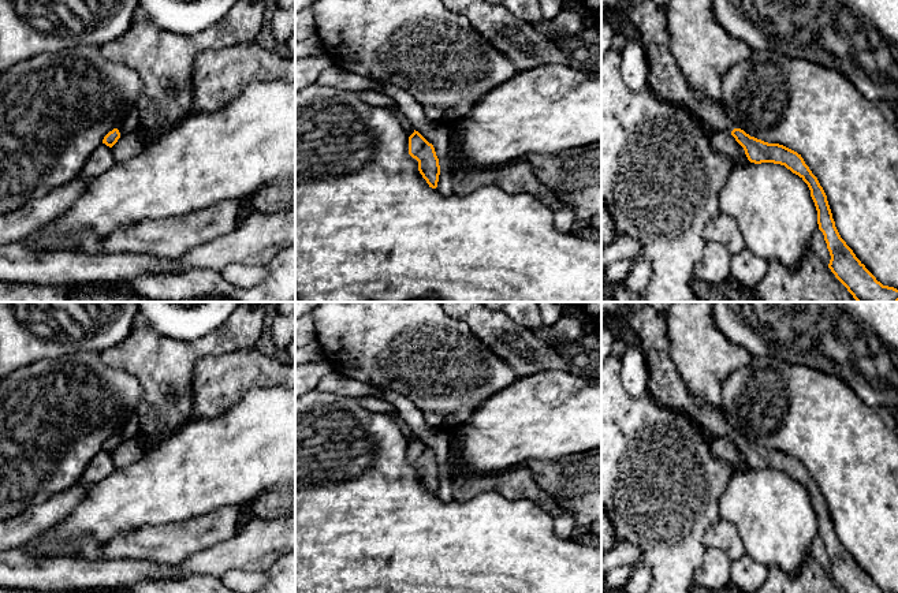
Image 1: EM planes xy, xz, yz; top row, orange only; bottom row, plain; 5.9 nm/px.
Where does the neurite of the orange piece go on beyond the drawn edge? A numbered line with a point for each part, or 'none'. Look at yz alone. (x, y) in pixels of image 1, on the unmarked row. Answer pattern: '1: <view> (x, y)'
1: yz (666, 384)

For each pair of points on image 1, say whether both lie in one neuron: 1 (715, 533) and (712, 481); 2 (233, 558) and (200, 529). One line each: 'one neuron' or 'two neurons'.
1: two neurons
2: two neurons

